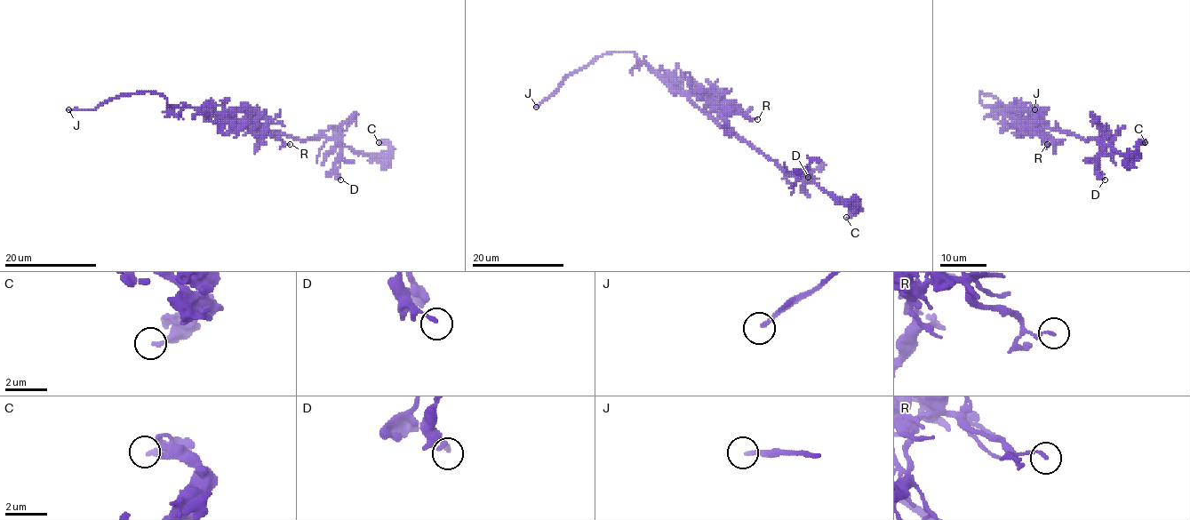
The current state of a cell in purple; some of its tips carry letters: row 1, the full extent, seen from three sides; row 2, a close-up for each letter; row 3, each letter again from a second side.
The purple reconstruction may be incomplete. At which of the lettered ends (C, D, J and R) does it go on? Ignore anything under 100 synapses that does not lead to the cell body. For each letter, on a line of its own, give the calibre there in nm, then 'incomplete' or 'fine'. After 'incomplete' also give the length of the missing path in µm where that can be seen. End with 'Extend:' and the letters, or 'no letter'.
C: 240 nm thick; fine
D: 170 nm thick; fine
J: 200 nm thick; incomplete; about 15 µm are missing
R: 140 nm thick; fine
Extend: J

